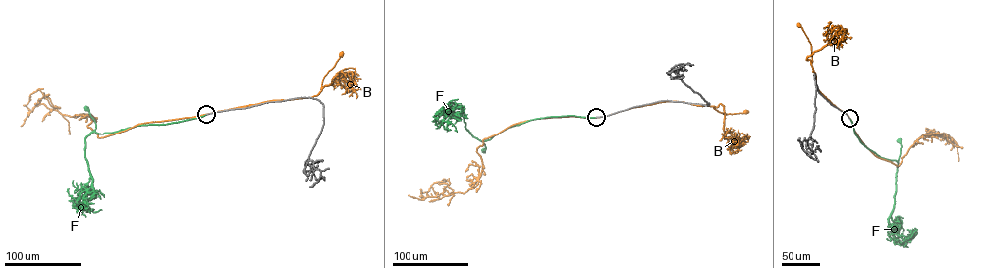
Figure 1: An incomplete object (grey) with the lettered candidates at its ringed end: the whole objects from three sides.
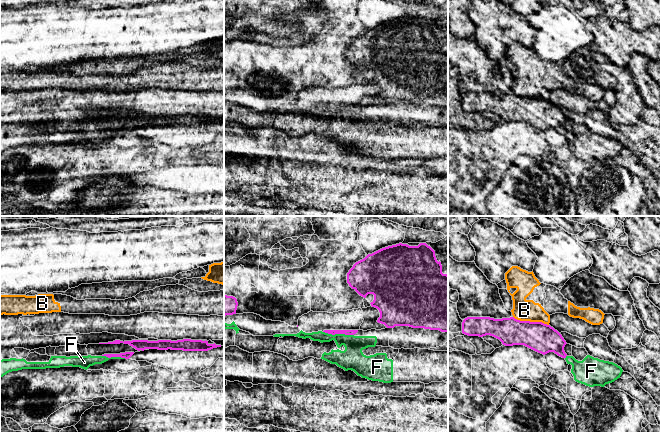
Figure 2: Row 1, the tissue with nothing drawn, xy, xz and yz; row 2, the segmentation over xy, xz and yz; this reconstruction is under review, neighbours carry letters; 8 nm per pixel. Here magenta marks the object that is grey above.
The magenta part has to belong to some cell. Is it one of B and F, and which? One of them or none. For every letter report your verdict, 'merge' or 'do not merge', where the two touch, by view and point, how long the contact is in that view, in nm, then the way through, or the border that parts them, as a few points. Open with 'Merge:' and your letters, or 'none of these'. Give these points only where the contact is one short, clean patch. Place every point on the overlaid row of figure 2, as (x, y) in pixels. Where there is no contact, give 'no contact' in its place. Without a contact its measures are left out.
Merge: none of these
B: do not merge; contact yz (531, 322); length 300 nm
F: do not merge; contact xz (338, 333); length 260 nm

